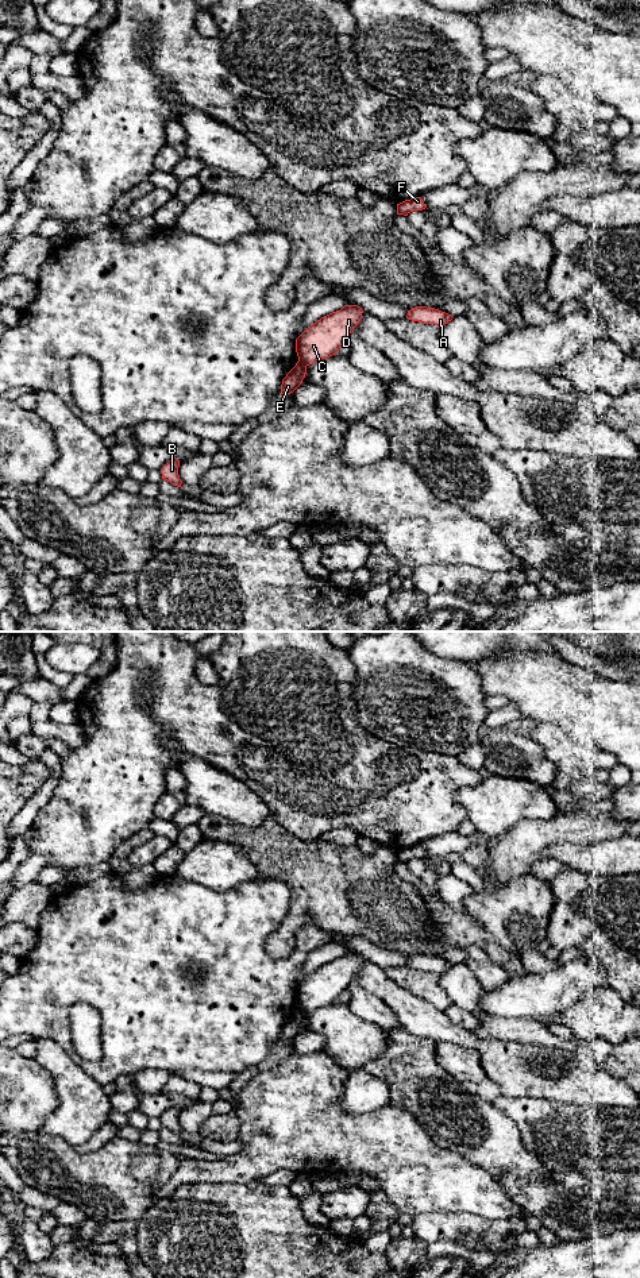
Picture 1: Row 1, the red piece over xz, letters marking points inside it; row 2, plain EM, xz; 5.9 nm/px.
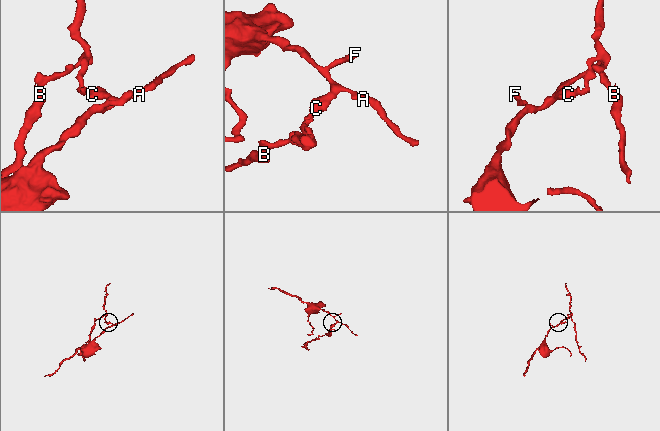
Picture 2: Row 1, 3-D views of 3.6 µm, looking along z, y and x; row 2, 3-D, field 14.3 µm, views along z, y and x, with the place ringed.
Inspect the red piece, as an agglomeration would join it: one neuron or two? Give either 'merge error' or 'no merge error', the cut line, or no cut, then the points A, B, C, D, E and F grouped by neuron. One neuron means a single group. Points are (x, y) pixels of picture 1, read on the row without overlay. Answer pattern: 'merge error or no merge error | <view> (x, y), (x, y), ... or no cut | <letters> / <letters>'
merge error | xz (299, 1008), (305, 1014) | A C D F / B E

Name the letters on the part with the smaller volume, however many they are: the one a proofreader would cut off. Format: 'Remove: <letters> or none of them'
Remove: B, E

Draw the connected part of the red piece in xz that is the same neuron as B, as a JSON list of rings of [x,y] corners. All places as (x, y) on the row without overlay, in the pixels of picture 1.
[[[171,1105],[162,1116],[162,1127],[170,1130],[174,1134],[181,1135],[182,1128],[180,1127],[178,1123],[178,1115],[180,1115],[180,1108],[176,1105]]]

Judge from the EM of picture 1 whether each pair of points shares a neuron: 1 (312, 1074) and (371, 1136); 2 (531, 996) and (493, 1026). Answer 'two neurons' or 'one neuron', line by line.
1: one neuron
2: two neurons

